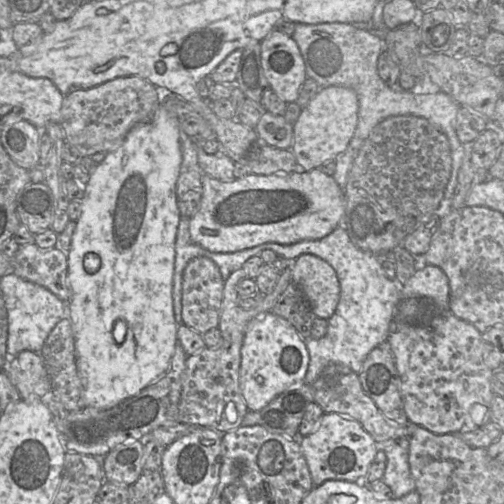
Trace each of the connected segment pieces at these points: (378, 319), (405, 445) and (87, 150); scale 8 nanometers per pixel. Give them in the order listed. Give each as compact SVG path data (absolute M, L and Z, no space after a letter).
M181 217L175 243L175 263L173 274L173 310L175 321L182 323L182 277L188 262L197 256L211 259L219 268L225 281L229 275L242 268L244 262L259 256L263 250L270 249L279 257L294 261L302 254L312 254L326 261L336 272L340 297L333 315L327 319L327 330L319 339L308 338L305 345L309 353L309 364L304 382L312 384L328 365L342 365L355 373L359 373L367 354L380 343L387 340L395 321L396 307L400 301L400 286L395 280L386 277L381 261L369 252L357 248L349 239L347 232L337 226L331 233L319 240L303 240L294 244L264 243L258 246L232 253L210 252L194 243L189 232L189 218Z
M409 438L376 442L376 448L386 455L386 466L381 480L390 488L393 498L400 498L415 490L415 481L408 462Z
M125 76L88 89L71 91L64 96L61 109L61 126L66 142L73 145L81 157L117 149L134 126L154 119L160 106L155 87L138 76Z

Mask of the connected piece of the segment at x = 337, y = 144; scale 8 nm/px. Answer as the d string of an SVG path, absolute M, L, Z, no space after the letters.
M328 86L302 108L293 125L293 142L290 150L300 170L310 171L322 164L335 161L352 139L358 122L359 102L354 90L342 86Z

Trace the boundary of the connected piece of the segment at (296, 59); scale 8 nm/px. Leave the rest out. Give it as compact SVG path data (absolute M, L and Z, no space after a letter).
M273 29L261 41L261 63L271 89L284 102L295 102L307 78L300 49L292 38Z

